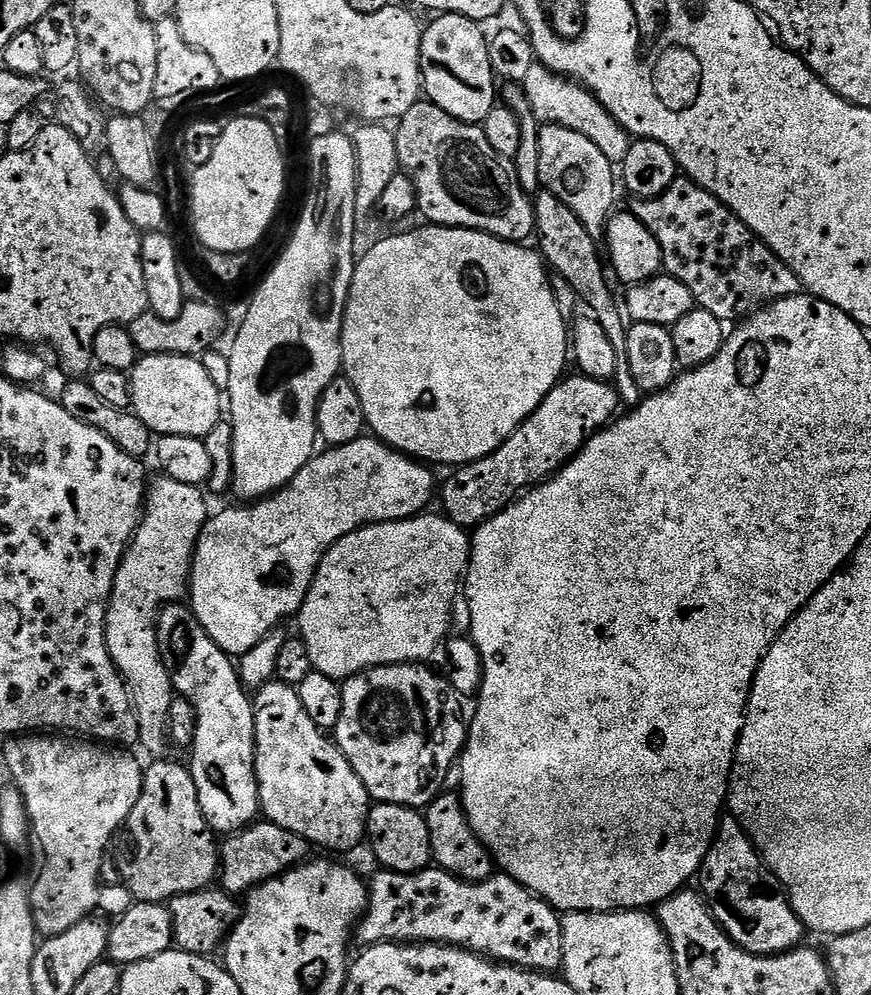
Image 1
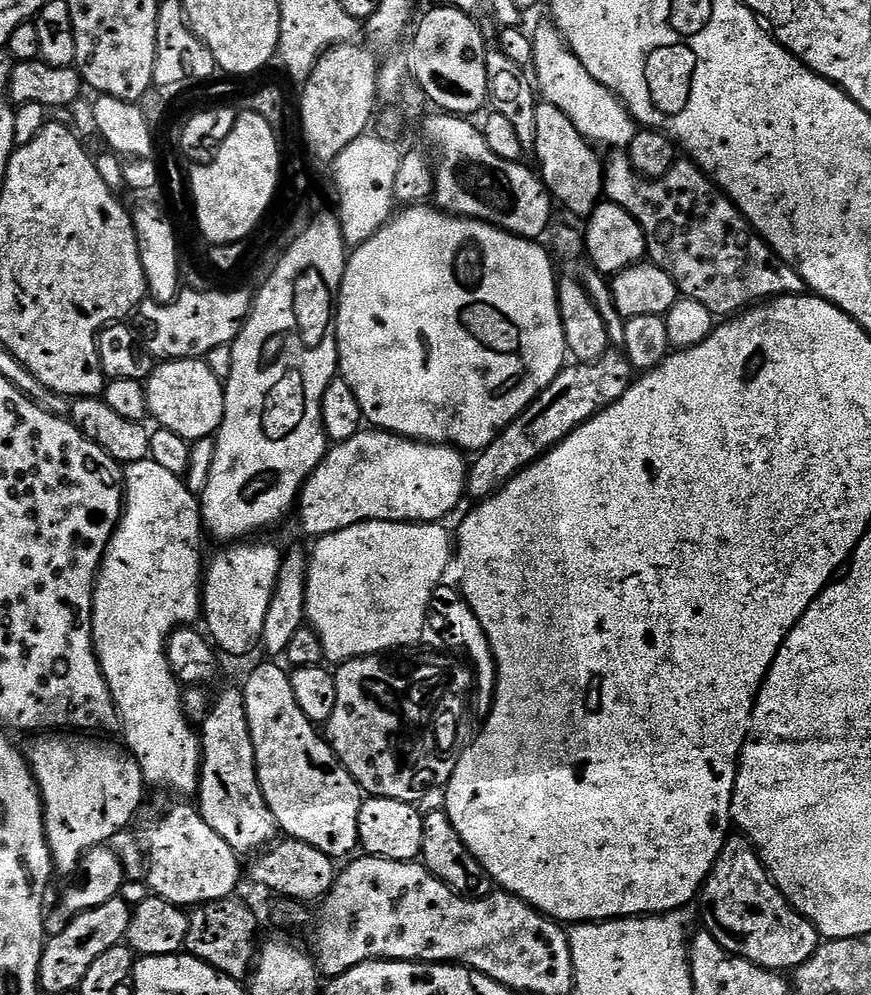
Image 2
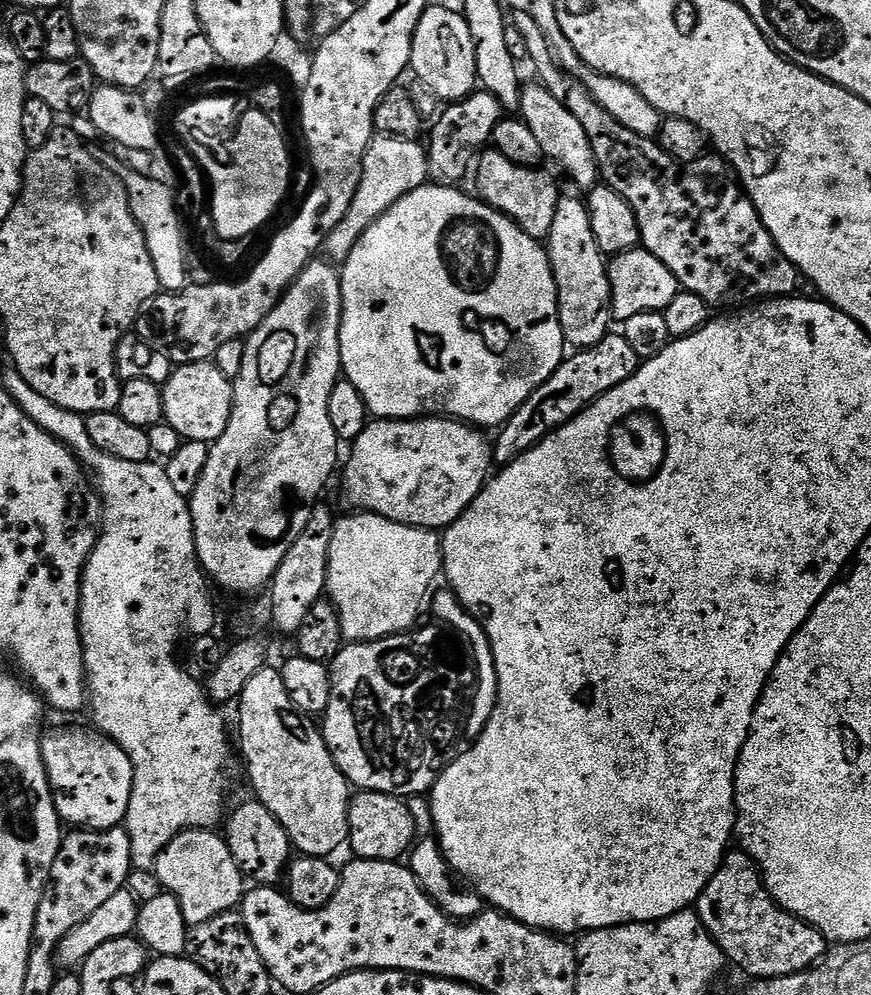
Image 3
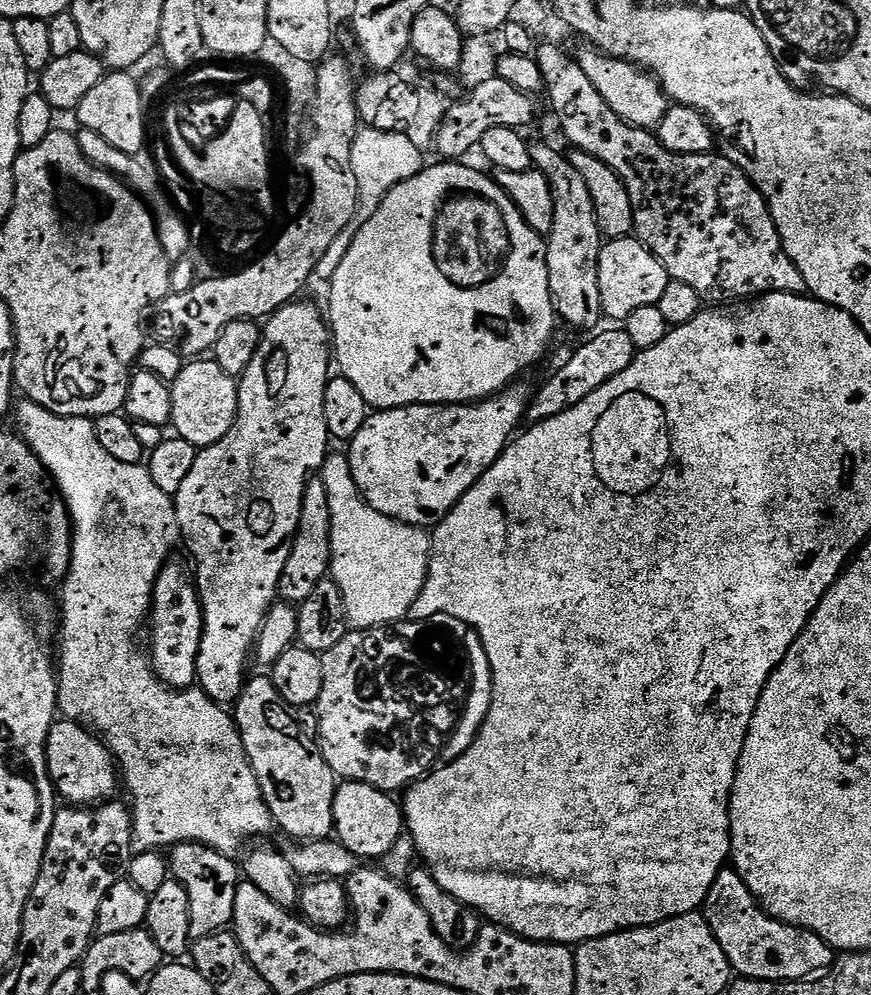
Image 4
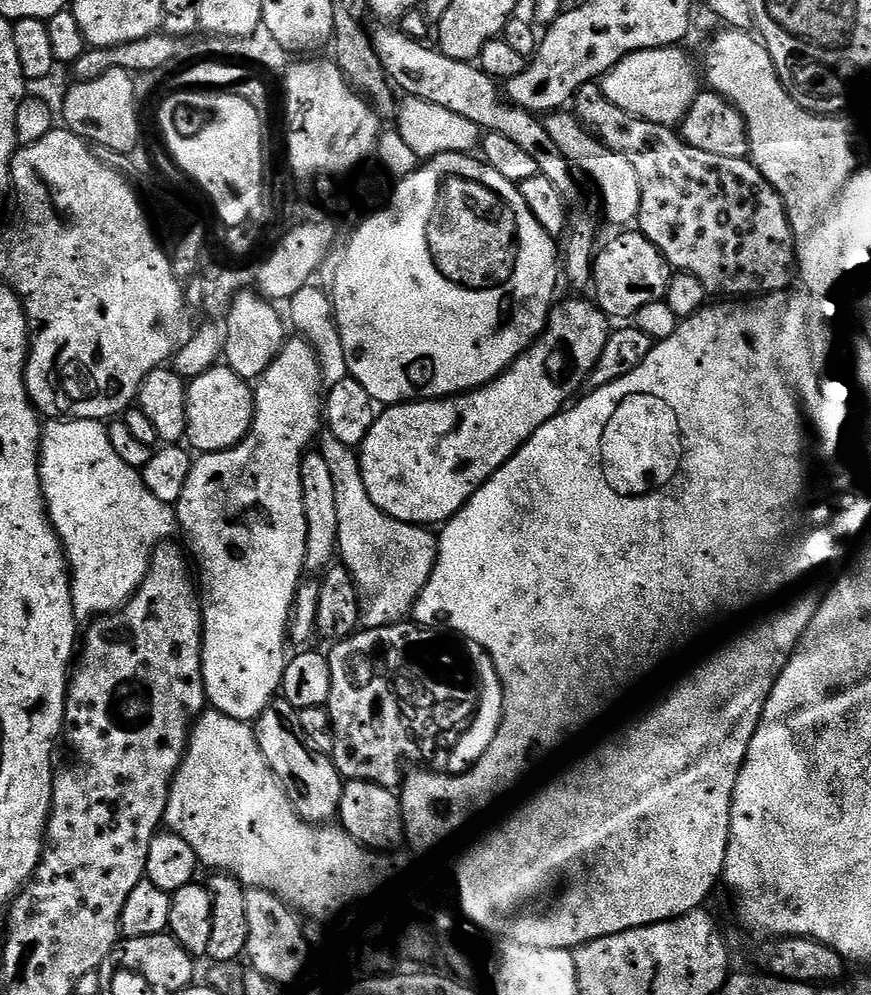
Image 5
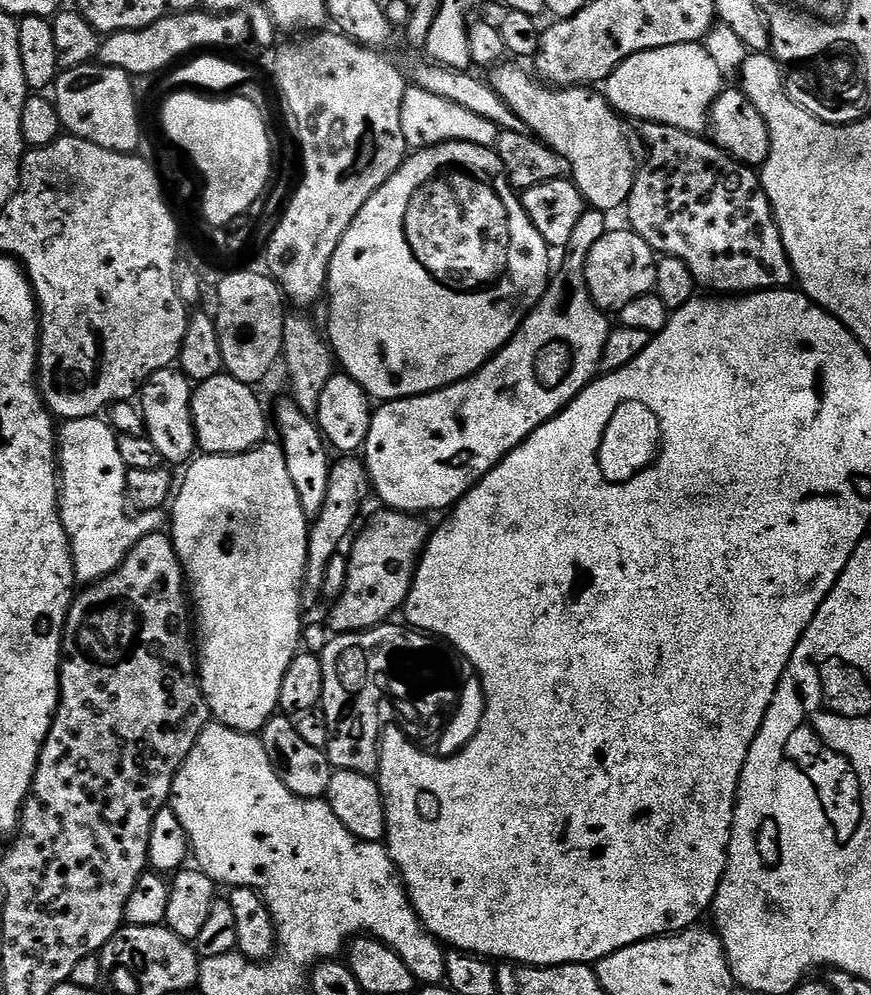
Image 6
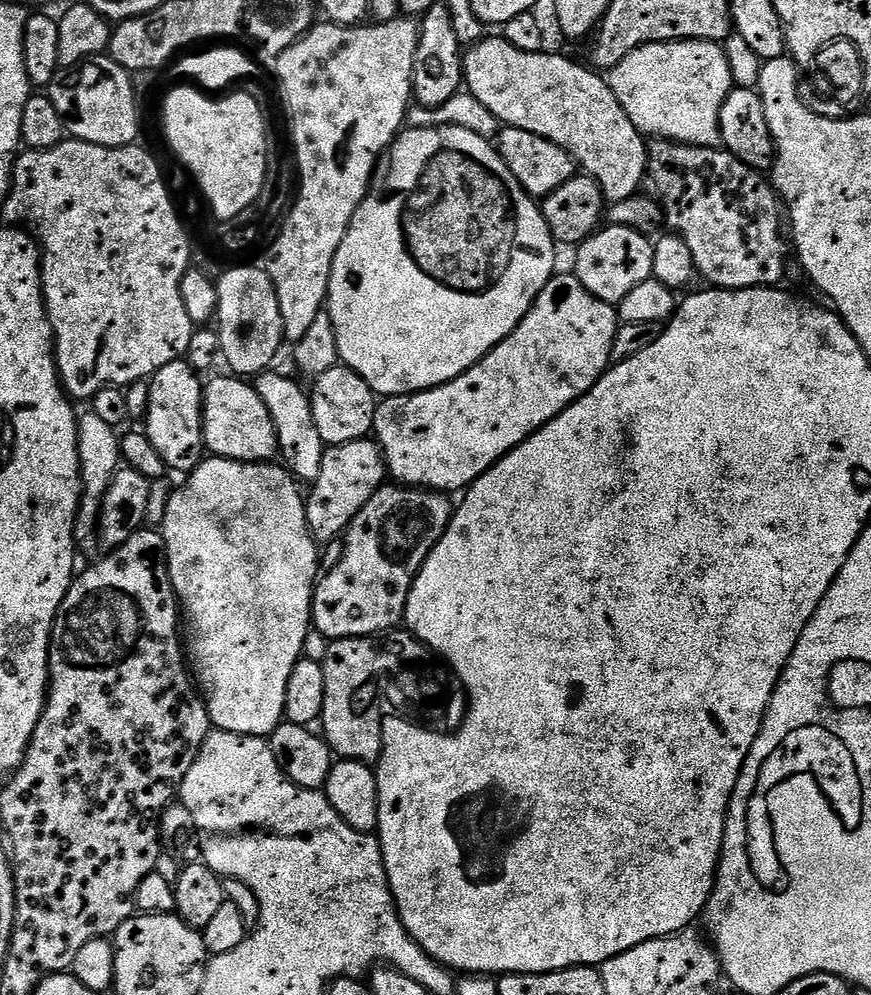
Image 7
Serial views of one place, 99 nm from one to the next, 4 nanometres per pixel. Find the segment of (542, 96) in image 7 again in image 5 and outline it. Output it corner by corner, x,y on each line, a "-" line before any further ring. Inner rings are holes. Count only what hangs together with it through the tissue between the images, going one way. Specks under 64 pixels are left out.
557,110
551,113
543,124
571,167
596,187
605,218
612,224
620,224
616,226
631,225
636,218
636,209
640,206
640,187
631,166
597,140
571,111

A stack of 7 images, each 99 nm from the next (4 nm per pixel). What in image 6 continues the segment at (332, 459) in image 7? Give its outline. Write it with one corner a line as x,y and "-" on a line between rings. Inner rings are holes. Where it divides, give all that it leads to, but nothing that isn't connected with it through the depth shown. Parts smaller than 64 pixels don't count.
348,454
340,458
340,461
337,459
333,463
330,470
330,486
326,490
326,502
320,513
311,521
308,530
308,561
304,571
304,587
302,589
305,601
321,595
326,566
329,565
330,558
344,548
342,547
344,539
346,539
346,544
349,537
353,535
354,529
357,527
356,515
359,514
360,507
364,504
364,495
369,495
369,492
370,481
368,471
364,469
363,459

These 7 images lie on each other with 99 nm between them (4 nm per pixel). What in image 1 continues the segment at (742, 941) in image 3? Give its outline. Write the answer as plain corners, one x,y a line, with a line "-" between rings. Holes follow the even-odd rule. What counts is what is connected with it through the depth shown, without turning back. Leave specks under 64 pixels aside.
721,815
718,839
706,854
698,873
699,880
712,917
738,947
756,956
781,956
792,948
801,947
803,940
800,939
806,935
804,923
735,816

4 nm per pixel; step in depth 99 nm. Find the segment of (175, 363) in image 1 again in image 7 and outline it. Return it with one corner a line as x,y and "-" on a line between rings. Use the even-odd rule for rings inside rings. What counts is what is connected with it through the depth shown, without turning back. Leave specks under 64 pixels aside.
231,375
207,381
204,388
204,447
213,457
263,464
277,455
276,431
270,410
251,383

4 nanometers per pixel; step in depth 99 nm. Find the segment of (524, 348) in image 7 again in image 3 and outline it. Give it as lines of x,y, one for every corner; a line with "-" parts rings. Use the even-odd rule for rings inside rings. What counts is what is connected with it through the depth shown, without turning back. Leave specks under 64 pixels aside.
443,416
415,420
373,419
362,434
351,441
352,453
344,468
344,496
353,504
353,509
367,510
396,523
416,528
446,529
468,509
490,479
494,468
494,448
484,436
487,435
471,424

